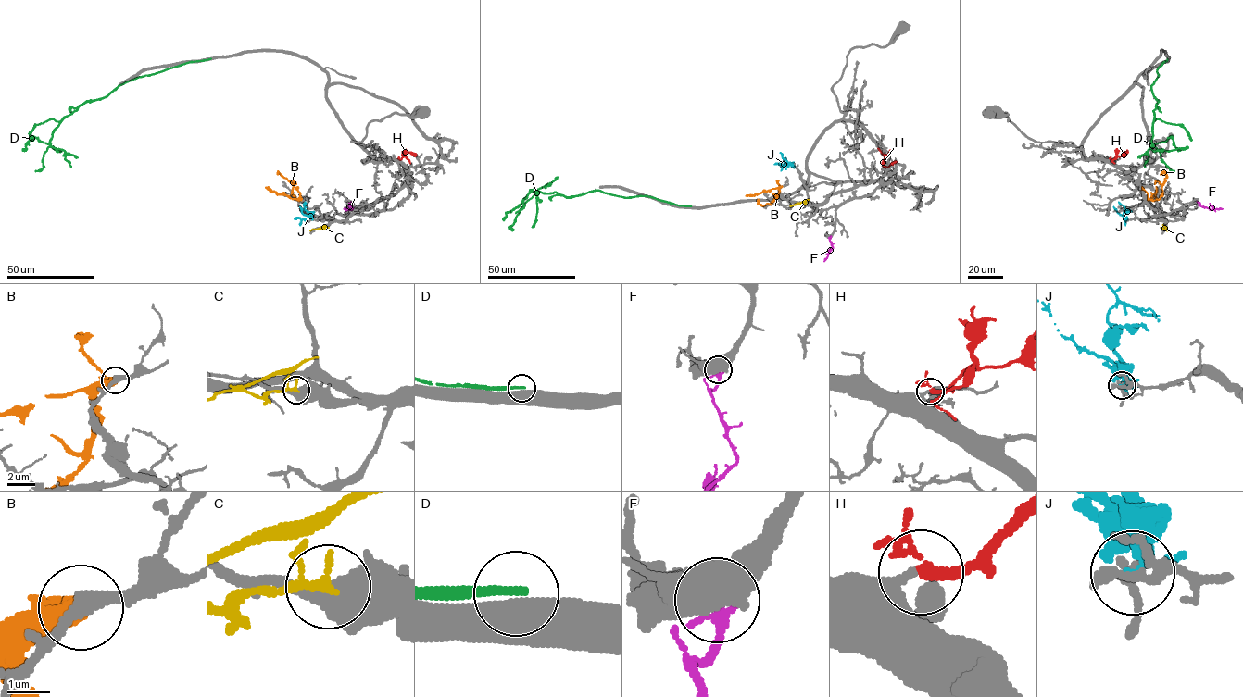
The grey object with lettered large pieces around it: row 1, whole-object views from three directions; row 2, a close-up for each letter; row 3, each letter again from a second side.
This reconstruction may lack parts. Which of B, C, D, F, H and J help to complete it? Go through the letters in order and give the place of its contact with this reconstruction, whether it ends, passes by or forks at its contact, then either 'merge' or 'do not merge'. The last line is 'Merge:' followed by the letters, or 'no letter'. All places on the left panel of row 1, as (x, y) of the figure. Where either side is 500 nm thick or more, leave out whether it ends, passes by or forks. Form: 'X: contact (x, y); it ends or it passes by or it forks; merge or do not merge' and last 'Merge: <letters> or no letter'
B: contact (301, 200); do not merge
C: contact (325, 225); it passes by; do not merge
D: contact (210, 58); do not merge
F: contact (350, 202); do not merge
H: contact (399, 159); it forks; merge
J: contact (312, 219); it ends; do not merge
Merge: H

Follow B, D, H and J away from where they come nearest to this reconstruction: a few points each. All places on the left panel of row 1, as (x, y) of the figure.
B: (301, 200), (293, 193), (293, 185), (278, 174)
D: (210, 58), (136, 77), (103, 97), (86, 101), (55, 130), (50, 144), (56, 150), (52, 147)
H: (399, 159), (404, 156), (405, 152), (416, 155)
J: (312, 219), (305, 207), (305, 202)

